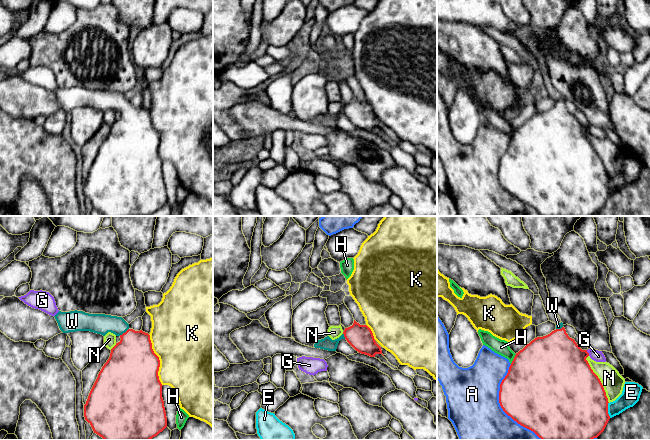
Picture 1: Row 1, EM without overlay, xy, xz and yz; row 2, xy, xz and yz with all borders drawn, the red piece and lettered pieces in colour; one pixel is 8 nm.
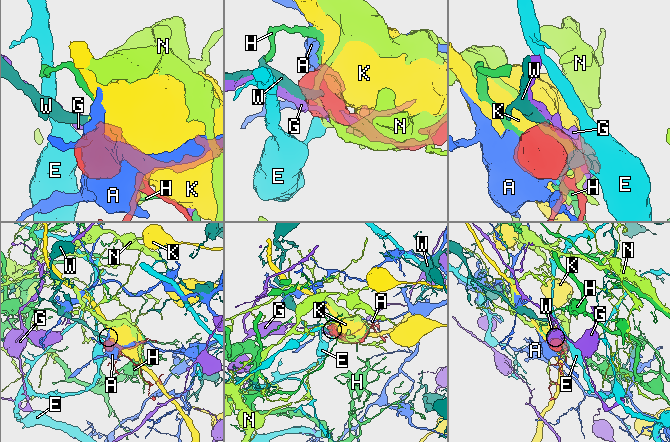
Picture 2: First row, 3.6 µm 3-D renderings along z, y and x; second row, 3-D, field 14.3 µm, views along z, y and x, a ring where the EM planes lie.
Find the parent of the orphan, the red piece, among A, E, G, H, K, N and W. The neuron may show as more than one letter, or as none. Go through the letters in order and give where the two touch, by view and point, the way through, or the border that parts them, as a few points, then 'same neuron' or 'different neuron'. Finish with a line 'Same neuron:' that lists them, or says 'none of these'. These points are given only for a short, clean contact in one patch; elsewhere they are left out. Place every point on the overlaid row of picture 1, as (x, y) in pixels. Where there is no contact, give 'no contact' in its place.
A: yz (501, 407) | different neuron
E: yz (607, 410) | along yz (608, 402), (608, 415), (610, 417) | different neuron
G: yz (588, 353) | different neuron
H: yz (513, 359) | different neuron
K: xy (159, 360) | different neuron
N: yz (599, 379) | different neuron
W: xy (123, 333) | across xy (132, 362), (132, 342), (123, 333), (114, 324), (101, 324) | same neuron
Same neuron: W

